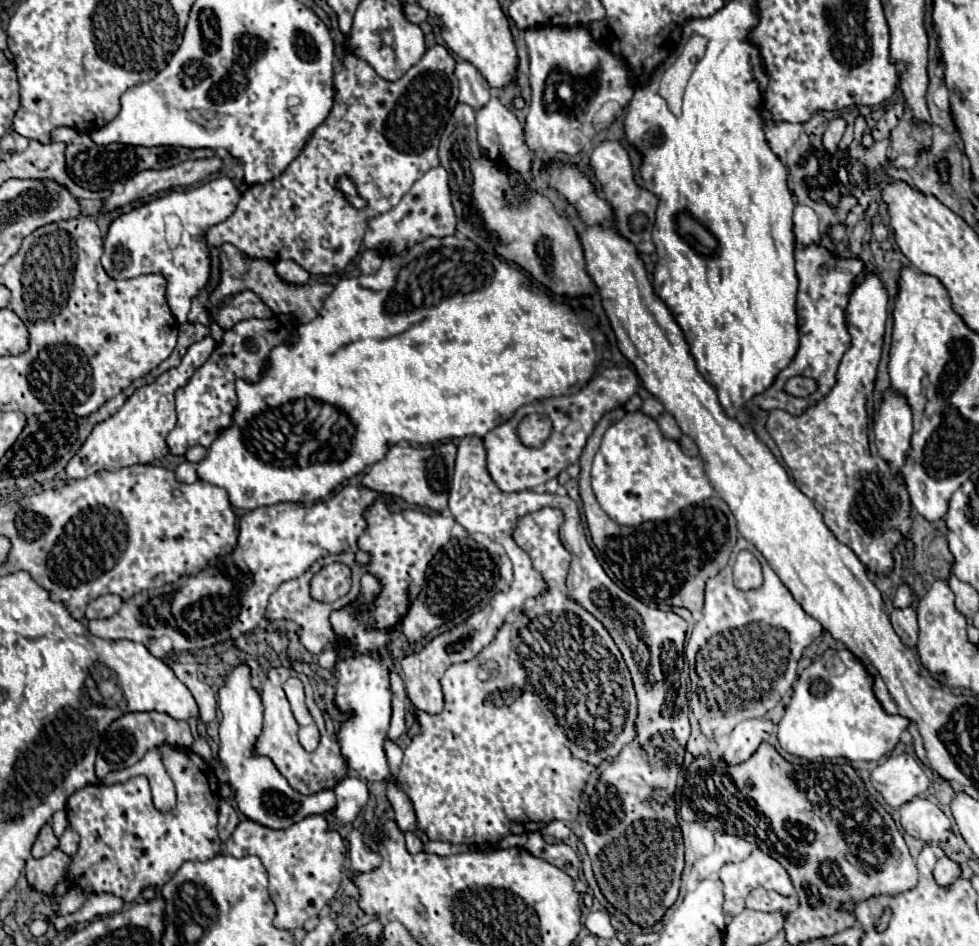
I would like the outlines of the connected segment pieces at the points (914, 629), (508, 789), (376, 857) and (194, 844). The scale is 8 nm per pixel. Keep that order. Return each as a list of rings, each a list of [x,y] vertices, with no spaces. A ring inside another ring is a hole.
[[[896,608],[890,614],[890,620],[892,620],[894,632],[900,636],[900,640],[908,648],[914,648],[918,642],[918,618],[916,618],[914,608],[904,608],[904,610]]]
[[[542,508],[522,516],[516,522],[512,538],[518,542],[522,550],[528,552],[534,568],[548,582],[550,586],[548,594],[536,598],[534,606],[524,612],[528,620],[526,626],[522,628],[516,628],[516,624],[502,626],[496,640],[488,648],[484,648],[474,660],[454,664],[446,670],[446,674],[440,680],[444,690],[442,714],[430,716],[430,714],[418,712],[422,732],[414,736],[410,746],[404,750],[404,760],[398,774],[398,786],[406,792],[406,796],[410,798],[414,806],[418,830],[422,830],[430,840],[448,840],[454,844],[468,844],[468,846],[472,842],[496,844],[508,834],[530,834],[534,830],[544,828],[552,820],[572,822],[578,816],[578,804],[580,804],[584,786],[588,782],[588,776],[596,770],[592,764],[588,764],[584,758],[579,757],[580,746],[584,746],[586,742],[584,736],[602,734],[602,740],[604,740],[608,732],[608,738],[606,738],[608,744],[626,744],[634,740],[638,702],[631,674],[622,654],[616,648],[610,634],[604,630],[604,626],[592,614],[588,614],[582,606],[568,600],[564,592],[564,580],[570,566],[570,552],[560,542],[558,530],[562,522],[564,522],[564,514],[558,508]],[[612,656],[615,656],[614,662],[617,659],[619,672],[624,678],[623,688],[616,682]],[[590,690],[600,690],[602,698],[608,694],[616,696],[616,716],[618,716],[618,710],[624,712],[622,714],[624,718],[616,718],[616,720],[622,720],[620,724],[610,722],[614,720],[610,718],[614,716],[612,712],[614,706],[608,704],[608,712],[604,712],[604,724],[596,722],[594,726],[588,726],[588,730],[580,726],[578,708],[582,702],[590,700],[588,698]]]
[[[354,830],[350,838],[350,858],[352,858],[352,870],[356,872],[370,872],[378,868],[382,862],[382,856],[378,852],[364,850],[364,842],[358,830]]]
[[[162,744],[164,760],[168,764],[168,774],[176,786],[178,802],[170,812],[160,812],[150,794],[150,784],[146,776],[134,776],[126,780],[124,784],[92,784],[82,790],[76,790],[66,804],[66,814],[70,828],[80,834],[80,848],[74,858],[68,858],[66,854],[56,847],[44,858],[36,860],[30,858],[26,862],[26,878],[28,884],[34,890],[42,890],[48,896],[52,896],[54,884],[62,876],[72,876],[76,884],[90,892],[110,892],[114,896],[120,896],[124,902],[136,900],[144,888],[162,888],[176,872],[178,868],[188,860],[210,860],[220,852],[222,841],[218,838],[218,802],[220,802],[220,782],[216,778],[214,768],[206,764],[198,754],[194,754],[190,748],[178,748],[170,744]]]

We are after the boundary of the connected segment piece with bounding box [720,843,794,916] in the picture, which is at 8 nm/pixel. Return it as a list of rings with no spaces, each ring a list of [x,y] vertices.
[[[756,843],[751,844],[754,844],[754,848],[748,858],[745,858],[742,862],[724,864],[722,870],[720,870],[720,880],[722,880],[722,884],[724,884],[724,894],[726,894],[724,910],[726,910],[726,914],[730,914],[730,916],[736,916],[736,914],[742,912],[746,896],[748,896],[754,888],[776,890],[778,894],[784,894],[784,896],[794,894],[794,886],[792,886],[792,882],[790,882],[790,876],[788,876],[786,868],[784,868],[778,860],[774,860],[772,856],[768,856],[768,854],[764,854],[760,848],[756,848],[758,847]]]

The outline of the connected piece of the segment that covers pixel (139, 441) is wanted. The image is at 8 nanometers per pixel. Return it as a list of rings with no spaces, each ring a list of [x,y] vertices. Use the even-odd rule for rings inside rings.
[[[210,336],[192,344],[178,368],[170,368],[168,372],[158,376],[152,384],[138,388],[112,418],[96,424],[96,428],[82,444],[78,454],[68,462],[66,466],[68,478],[74,478],[74,480],[86,478],[92,470],[118,470],[134,464],[152,464],[168,456],[170,448],[166,446],[166,436],[176,426],[174,392],[180,386],[184,386],[192,376],[192,372],[210,358],[210,354],[214,352],[214,346],[216,342]]]

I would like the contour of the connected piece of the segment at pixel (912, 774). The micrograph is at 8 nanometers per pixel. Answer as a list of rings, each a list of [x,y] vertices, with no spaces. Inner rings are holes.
[[[900,754],[886,758],[872,770],[872,784],[892,808],[898,808],[926,792],[930,780],[912,756]]]

